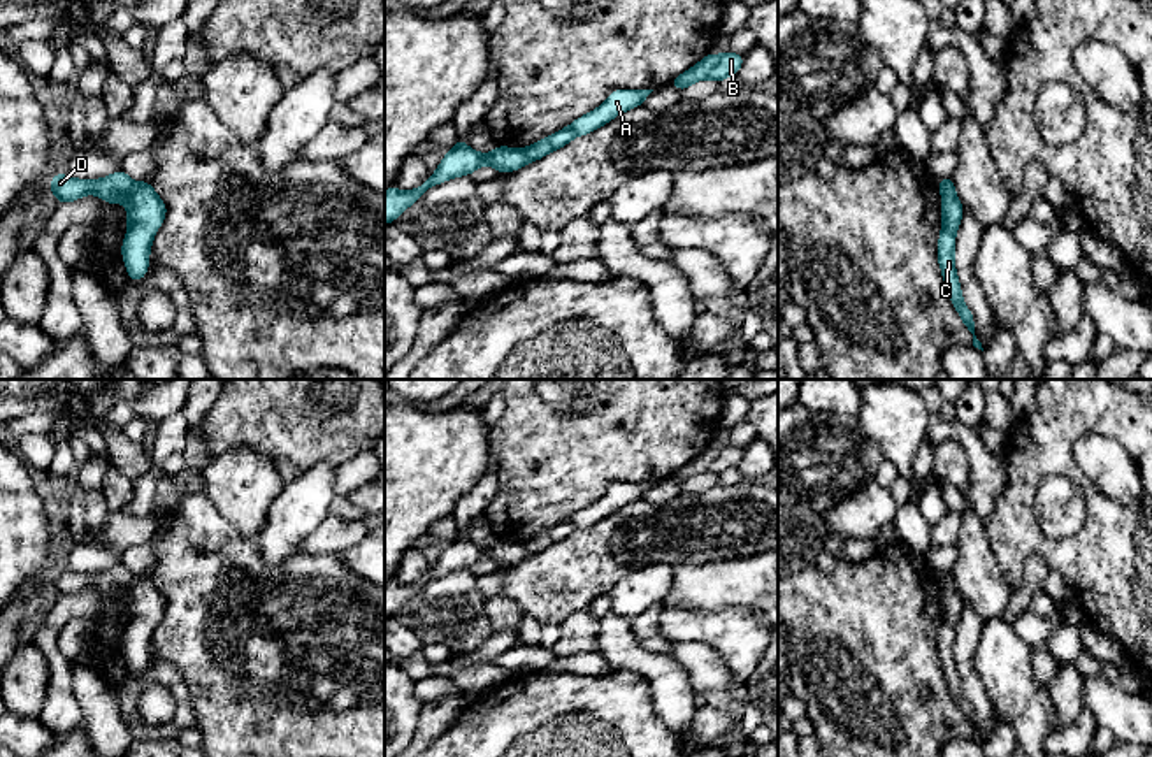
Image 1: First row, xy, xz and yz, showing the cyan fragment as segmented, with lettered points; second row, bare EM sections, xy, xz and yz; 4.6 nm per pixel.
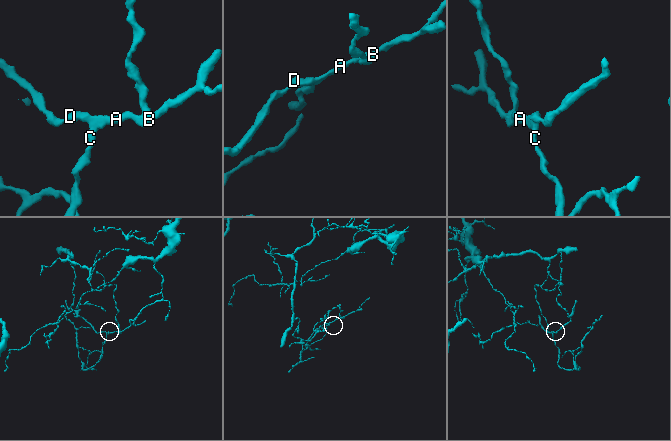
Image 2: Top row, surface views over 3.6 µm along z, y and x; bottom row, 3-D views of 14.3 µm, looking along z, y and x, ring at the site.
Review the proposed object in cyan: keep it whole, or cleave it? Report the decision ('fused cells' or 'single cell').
fused cells

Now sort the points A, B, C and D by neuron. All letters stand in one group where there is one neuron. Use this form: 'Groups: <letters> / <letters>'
Groups: A B C / D

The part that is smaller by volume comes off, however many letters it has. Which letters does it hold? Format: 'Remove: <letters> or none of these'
Remove: A, B, C

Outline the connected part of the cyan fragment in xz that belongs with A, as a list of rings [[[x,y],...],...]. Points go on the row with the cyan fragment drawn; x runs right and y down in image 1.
[[[613,90],[601,107],[578,118],[569,126],[555,132],[553,135],[527,146],[523,149],[527,163],[541,160],[548,153],[564,148],[578,135],[587,135],[601,128],[602,125],[632,107],[643,105],[652,91],[653,90]]]

